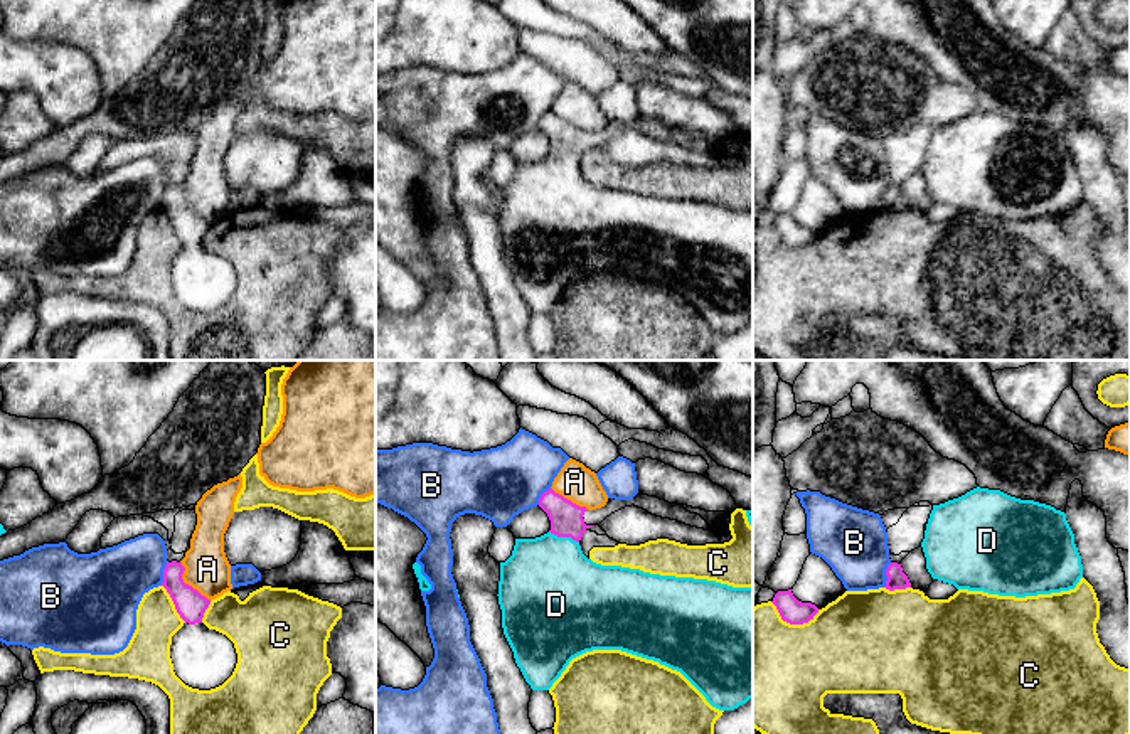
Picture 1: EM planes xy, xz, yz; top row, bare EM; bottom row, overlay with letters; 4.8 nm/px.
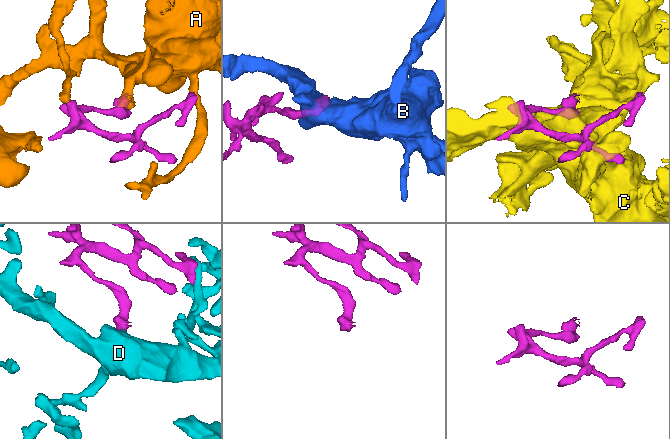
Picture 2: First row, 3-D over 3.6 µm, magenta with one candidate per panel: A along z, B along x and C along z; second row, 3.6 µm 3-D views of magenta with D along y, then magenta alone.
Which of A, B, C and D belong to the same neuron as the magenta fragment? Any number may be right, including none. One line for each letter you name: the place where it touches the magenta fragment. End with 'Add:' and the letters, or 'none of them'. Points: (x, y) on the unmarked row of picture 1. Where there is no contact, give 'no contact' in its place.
D: xz (564, 159)
Add: D

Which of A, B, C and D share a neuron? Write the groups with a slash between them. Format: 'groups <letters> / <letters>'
groups A / B / C / D

